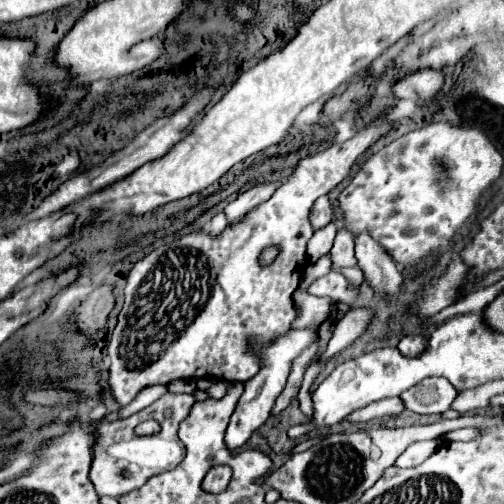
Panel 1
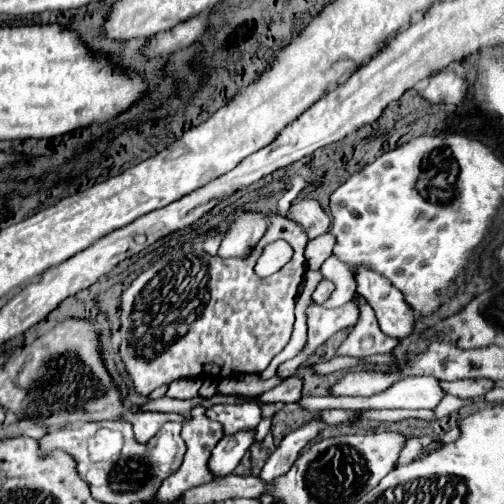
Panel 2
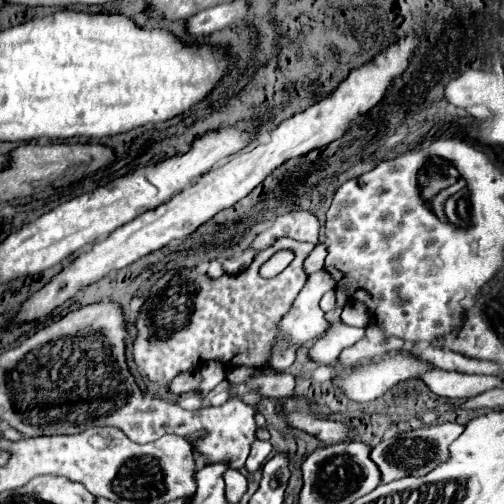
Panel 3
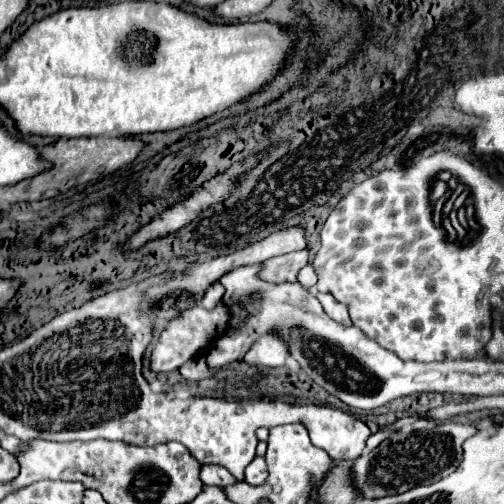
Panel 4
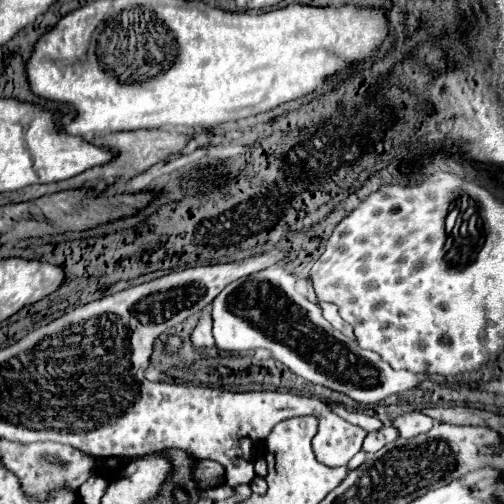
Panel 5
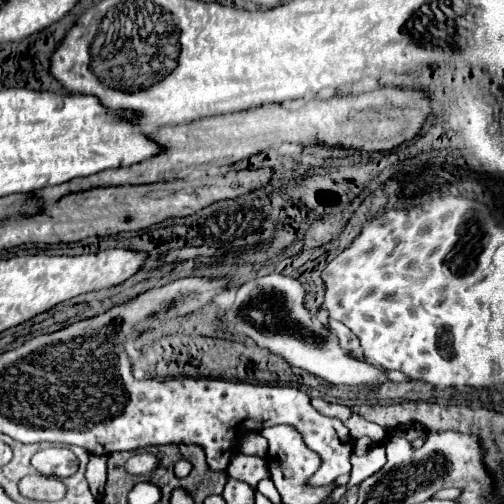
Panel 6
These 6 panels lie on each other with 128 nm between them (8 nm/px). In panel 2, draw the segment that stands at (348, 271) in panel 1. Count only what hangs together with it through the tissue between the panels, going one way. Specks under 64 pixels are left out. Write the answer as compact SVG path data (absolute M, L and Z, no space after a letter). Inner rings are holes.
M358 292L352 298L360 310L360 318L354 326L354 330L348 334L348 338L342 342L338 348L338 356L356 356L356 358L366 358L372 354L388 354L398 346L398 340L392 340L386 336L374 316L374 310L370 308L368 300L360 296Z

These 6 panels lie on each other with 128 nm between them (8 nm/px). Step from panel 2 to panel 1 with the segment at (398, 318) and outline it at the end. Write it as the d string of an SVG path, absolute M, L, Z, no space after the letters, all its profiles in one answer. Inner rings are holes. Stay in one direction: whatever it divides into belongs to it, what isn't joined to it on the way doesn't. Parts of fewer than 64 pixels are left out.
M368 232L356 236L356 260L378 294L394 296L400 292L402 274L398 272L392 256L388 256L388 252ZM412 334L402 336L400 342L398 342L398 350L404 356L412 356L412 358L424 354L426 348L428 348L428 336L422 336L422 334L418 334L418 336L412 336Z

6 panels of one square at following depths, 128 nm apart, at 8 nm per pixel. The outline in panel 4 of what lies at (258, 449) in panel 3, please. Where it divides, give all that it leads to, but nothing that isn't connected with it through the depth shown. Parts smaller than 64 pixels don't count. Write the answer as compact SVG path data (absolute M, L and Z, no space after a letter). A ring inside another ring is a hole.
M256 456L244 470L244 482L260 486L260 484L264 484L266 478L268 478L268 470L266 470L264 456Z

